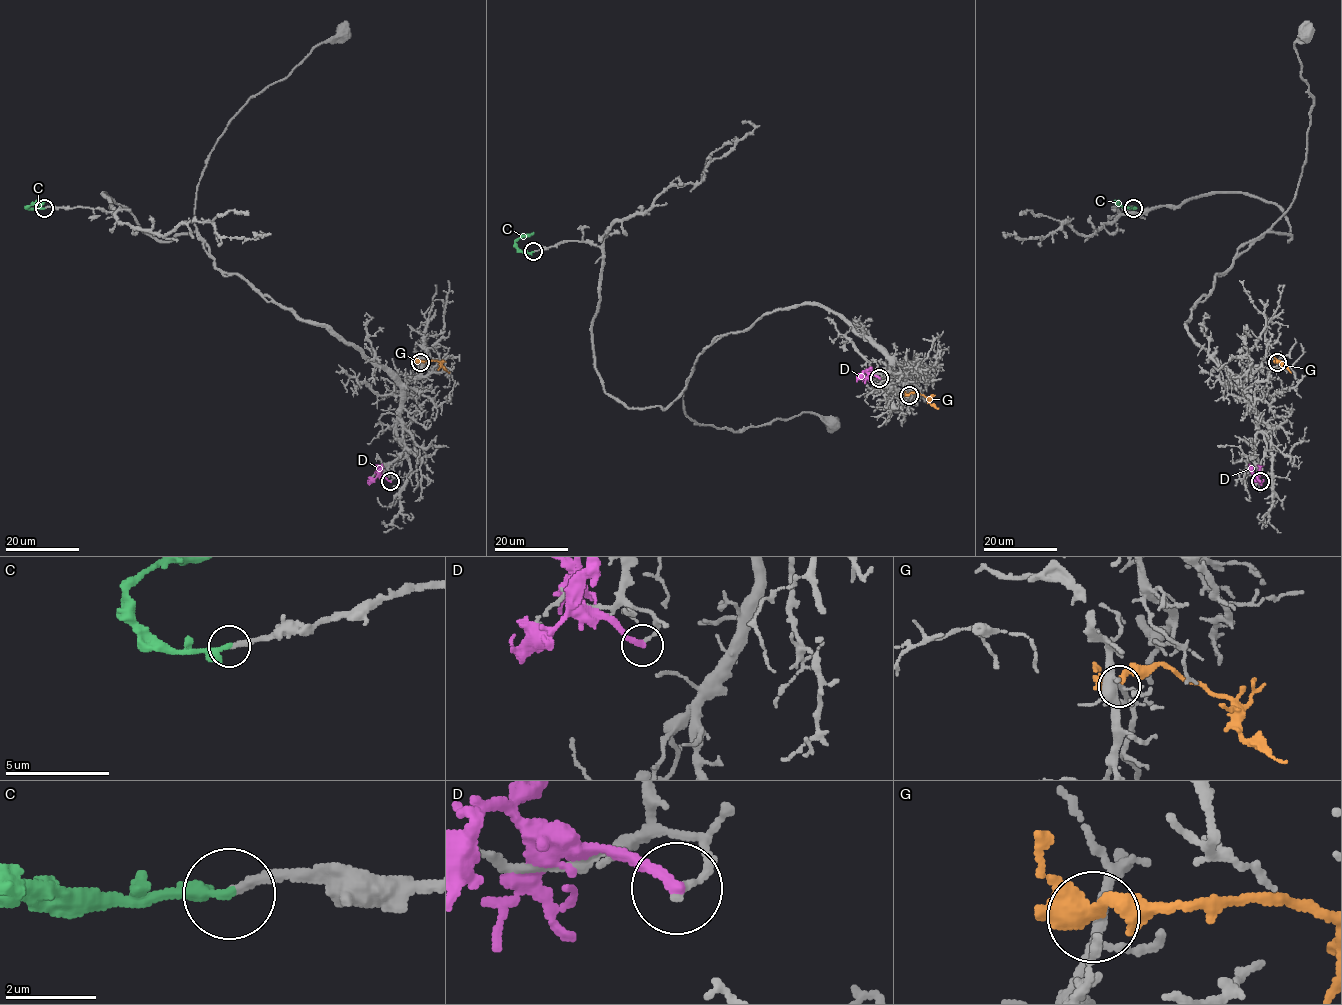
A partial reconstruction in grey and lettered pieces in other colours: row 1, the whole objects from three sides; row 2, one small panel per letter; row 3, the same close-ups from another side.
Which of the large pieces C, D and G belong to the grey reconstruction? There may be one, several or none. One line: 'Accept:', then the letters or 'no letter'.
Accept: C

